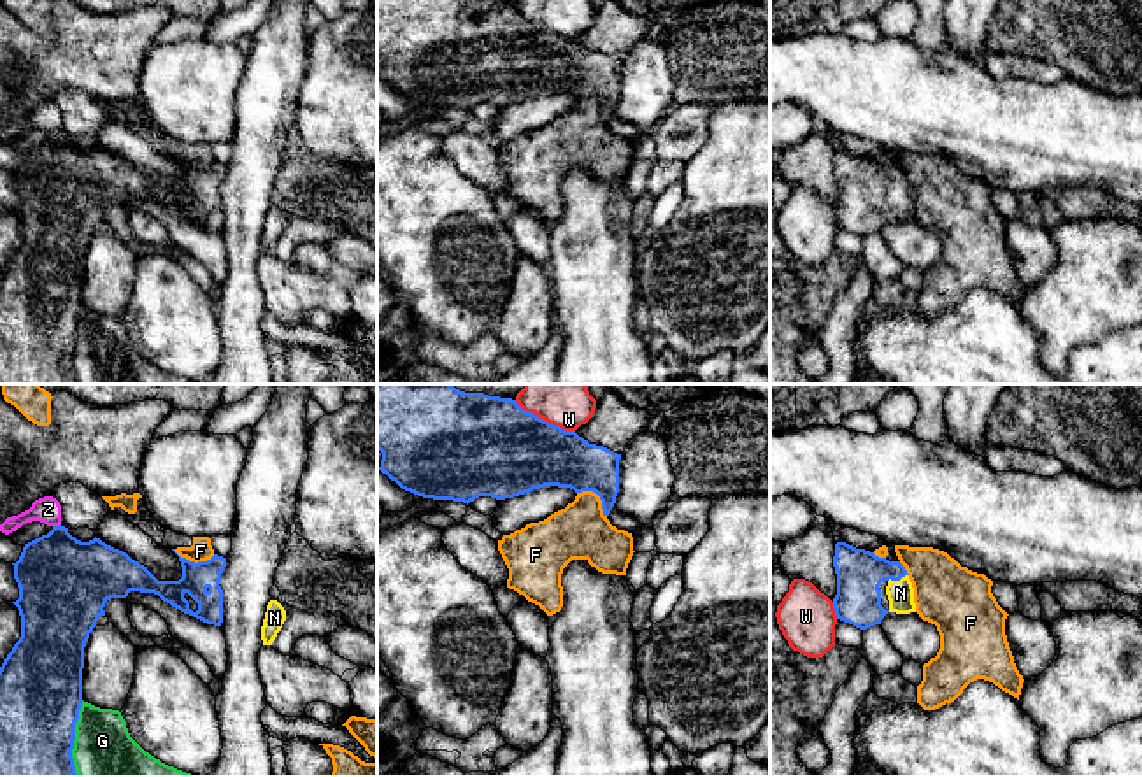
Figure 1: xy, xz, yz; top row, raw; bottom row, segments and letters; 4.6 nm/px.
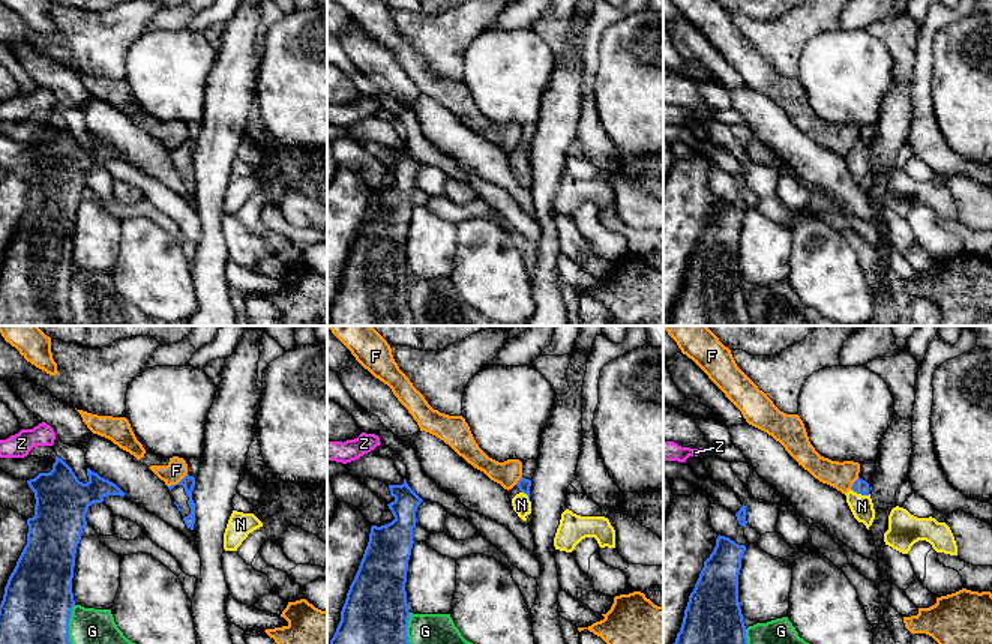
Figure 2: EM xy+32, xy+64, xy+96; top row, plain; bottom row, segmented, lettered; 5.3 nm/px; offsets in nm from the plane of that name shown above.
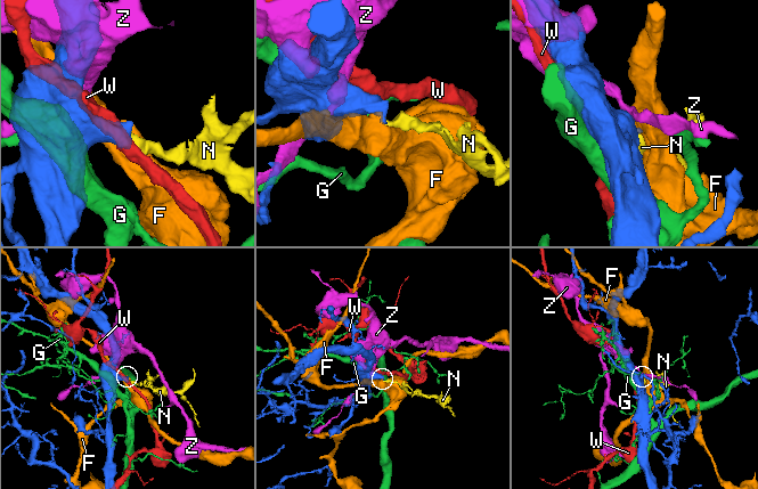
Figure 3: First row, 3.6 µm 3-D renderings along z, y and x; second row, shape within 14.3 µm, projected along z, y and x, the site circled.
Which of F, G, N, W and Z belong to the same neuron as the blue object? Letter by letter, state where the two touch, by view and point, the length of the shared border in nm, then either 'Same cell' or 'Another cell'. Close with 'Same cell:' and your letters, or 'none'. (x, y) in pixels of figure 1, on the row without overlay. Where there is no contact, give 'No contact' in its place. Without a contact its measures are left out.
F: Touches blue at xz (599, 102). Shared border 180 nm. Another cell
G: Touches blue at xy (74, 346). Shared border 360 nm. Another cell
N: Touches blue at yz (897, 186). Shared border 100 nm. Same cell
W: Touches blue at xz (542, 27). Shared border 320 nm. Another cell
Z: Touches blue at xy (57, 134). Shared border 40 nm. Another cell
Same cell: N

